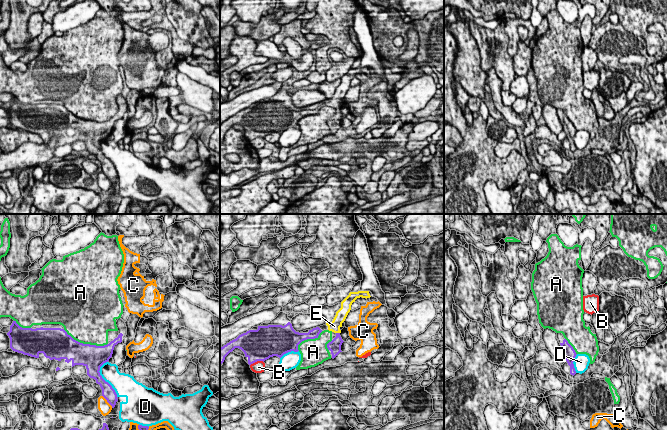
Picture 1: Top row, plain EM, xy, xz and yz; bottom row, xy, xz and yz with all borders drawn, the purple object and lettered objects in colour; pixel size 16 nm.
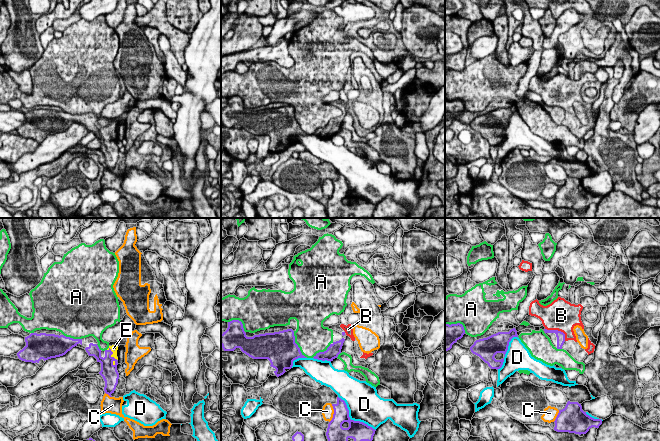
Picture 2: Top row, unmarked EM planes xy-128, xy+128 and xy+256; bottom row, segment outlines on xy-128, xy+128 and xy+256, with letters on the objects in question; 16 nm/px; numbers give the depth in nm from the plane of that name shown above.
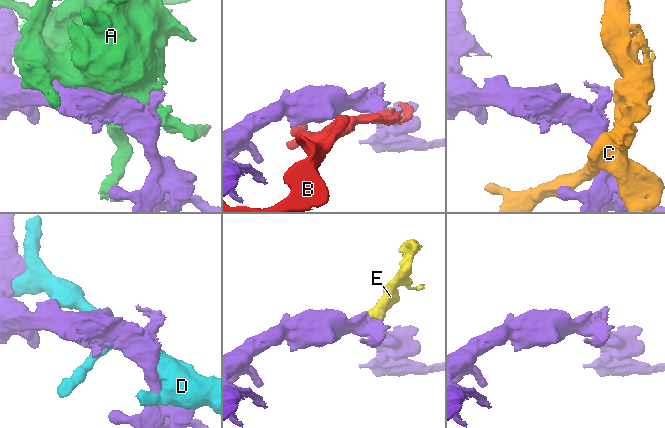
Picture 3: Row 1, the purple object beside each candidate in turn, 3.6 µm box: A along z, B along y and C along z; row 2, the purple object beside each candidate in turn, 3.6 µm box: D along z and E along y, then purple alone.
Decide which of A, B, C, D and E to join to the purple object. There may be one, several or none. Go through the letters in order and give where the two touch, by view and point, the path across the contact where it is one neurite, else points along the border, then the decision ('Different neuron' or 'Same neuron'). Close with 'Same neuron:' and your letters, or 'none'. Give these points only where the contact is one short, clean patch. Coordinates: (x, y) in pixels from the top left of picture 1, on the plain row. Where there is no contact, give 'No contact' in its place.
A: Touches purple at xy (85, 120). Different neuron
B: Touches purple at xz (256, 137). Different neuron
C: Touches purple at xy (107, 177). Different neuron
D: Touches purple at xy (103, 155). Different neuron
E: Touches purple at xz (338, 109). Same neuron
Same neuron: E

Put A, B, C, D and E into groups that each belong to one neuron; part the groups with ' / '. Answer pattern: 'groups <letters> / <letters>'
groups A / B / C / D / E

